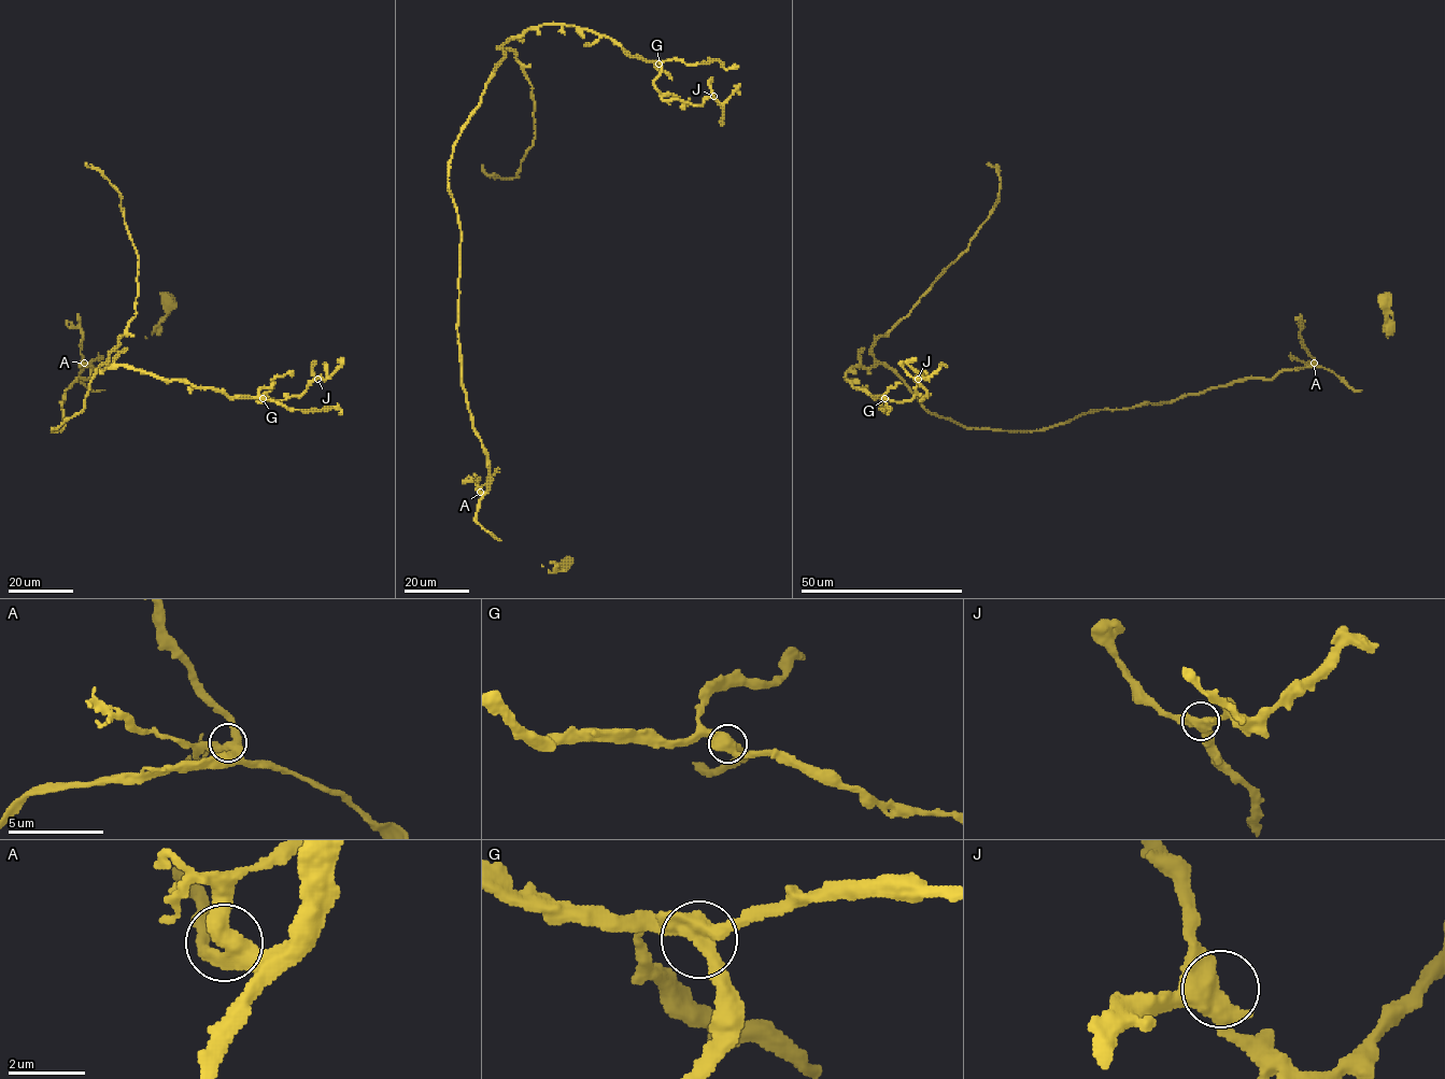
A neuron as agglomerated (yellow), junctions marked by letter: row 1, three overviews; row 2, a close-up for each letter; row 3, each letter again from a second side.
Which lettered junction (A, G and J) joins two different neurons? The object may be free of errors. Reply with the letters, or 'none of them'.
none of them

